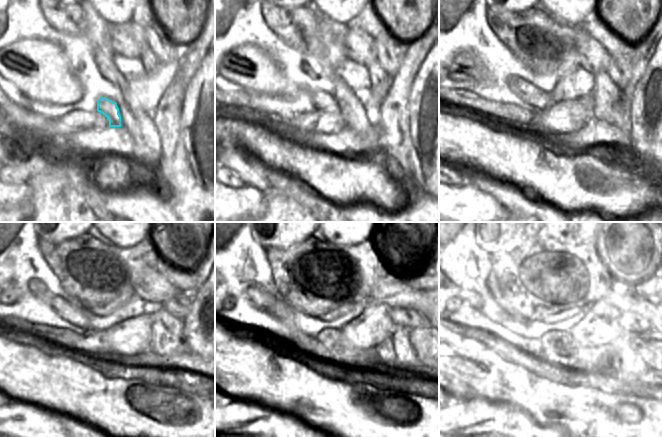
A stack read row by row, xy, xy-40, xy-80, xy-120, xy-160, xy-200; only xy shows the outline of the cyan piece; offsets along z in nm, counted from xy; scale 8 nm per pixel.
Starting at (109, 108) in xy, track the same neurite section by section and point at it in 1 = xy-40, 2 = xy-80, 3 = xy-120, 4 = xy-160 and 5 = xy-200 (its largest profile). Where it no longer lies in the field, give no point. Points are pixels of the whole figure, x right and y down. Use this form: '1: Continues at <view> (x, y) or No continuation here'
1: Continues at xy-40 (322, 101)
2: Continues at xy-80 (487, 88)
3: Continues at xy-120 (62, 313)
4: Continues at xy-160 (255, 307)
5: Continues at xy-200 (469, 315).

